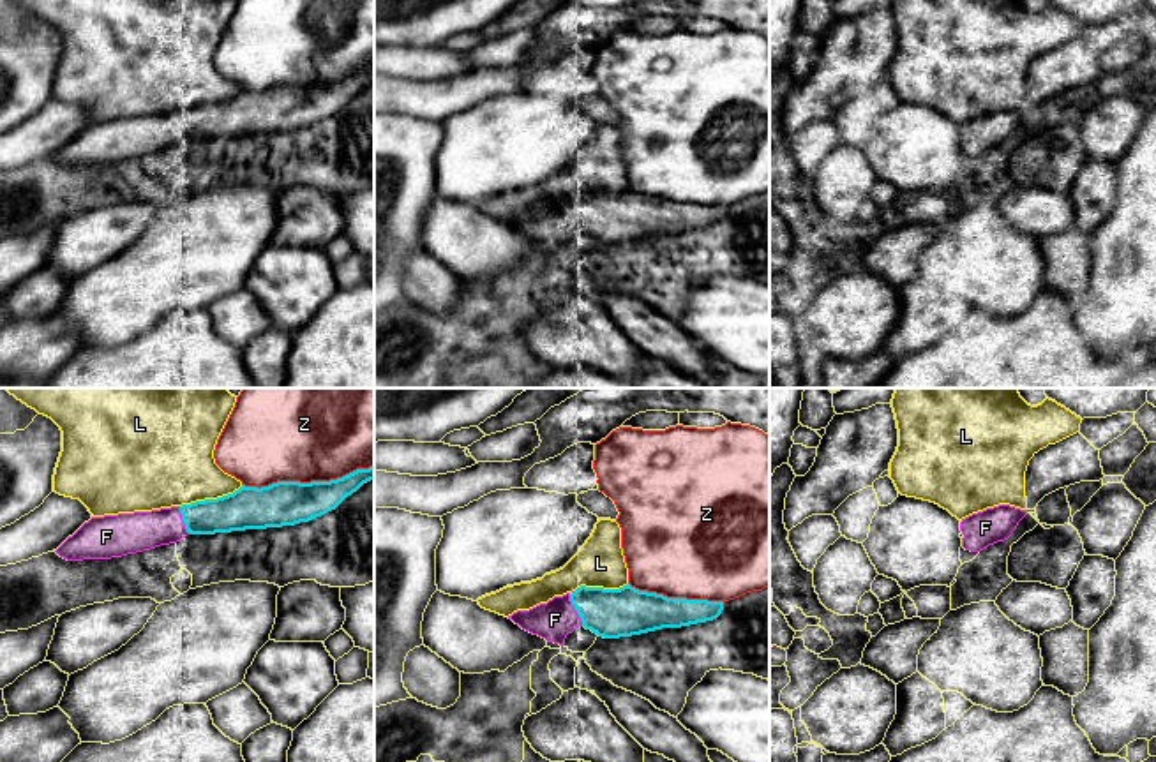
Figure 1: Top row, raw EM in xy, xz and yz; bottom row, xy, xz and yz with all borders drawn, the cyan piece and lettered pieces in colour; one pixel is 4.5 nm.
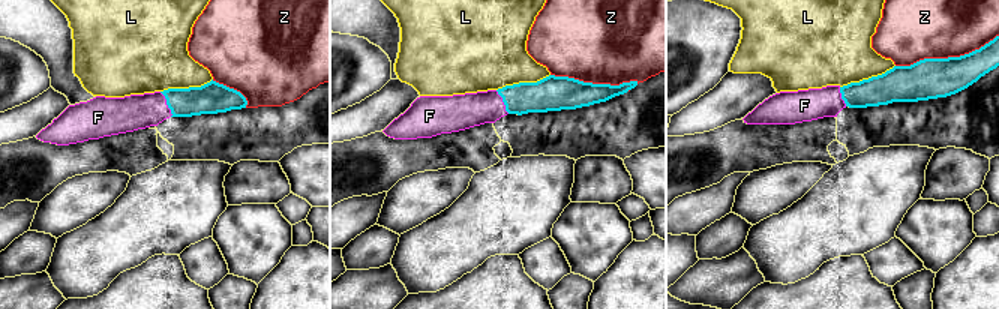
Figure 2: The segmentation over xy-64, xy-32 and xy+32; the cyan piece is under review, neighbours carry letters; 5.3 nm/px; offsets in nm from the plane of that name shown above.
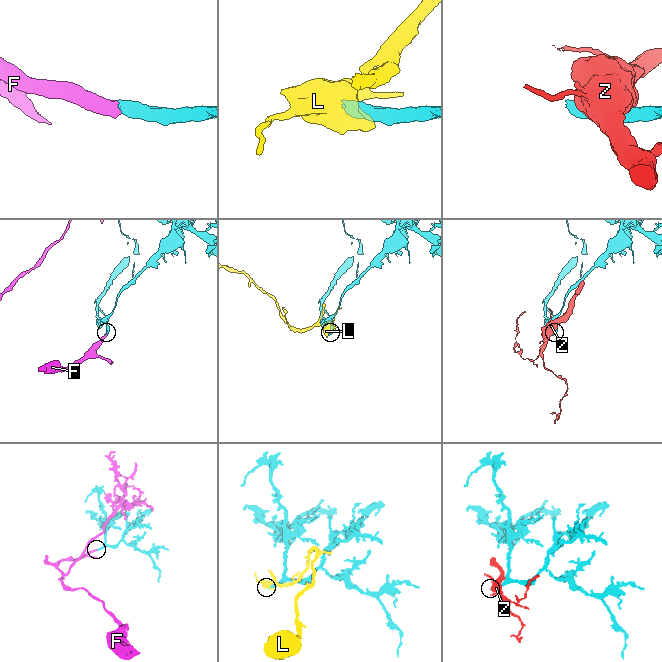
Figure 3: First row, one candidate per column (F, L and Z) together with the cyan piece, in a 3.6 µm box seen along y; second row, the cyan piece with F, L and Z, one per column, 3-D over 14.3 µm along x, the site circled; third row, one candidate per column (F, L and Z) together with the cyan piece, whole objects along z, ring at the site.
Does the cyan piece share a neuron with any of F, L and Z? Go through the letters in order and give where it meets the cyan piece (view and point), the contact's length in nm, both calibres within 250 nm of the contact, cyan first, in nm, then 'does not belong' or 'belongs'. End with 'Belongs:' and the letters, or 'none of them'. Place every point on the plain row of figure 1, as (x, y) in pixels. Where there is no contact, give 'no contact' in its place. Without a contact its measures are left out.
F: contact xz (576, 214); length 170 nm; calibres 220 and 180 nm; belongs
L: contact xy (210, 104); length 300 nm; calibres 190 and 400 nm; does not belong
Z: contact xy (307, 89); length 600 nm; calibres 200 and 400 nm; does not belong
Belongs: F

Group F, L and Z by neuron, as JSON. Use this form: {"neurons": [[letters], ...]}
{"neurons": [["F"], ["L"], ["Z"]]}

